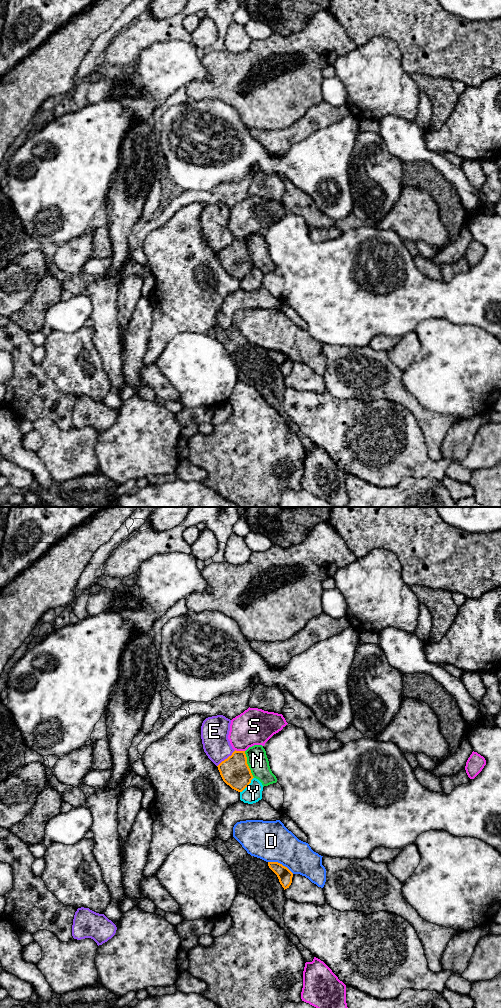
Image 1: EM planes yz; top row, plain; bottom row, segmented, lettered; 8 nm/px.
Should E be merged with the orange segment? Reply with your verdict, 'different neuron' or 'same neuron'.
same neuron

